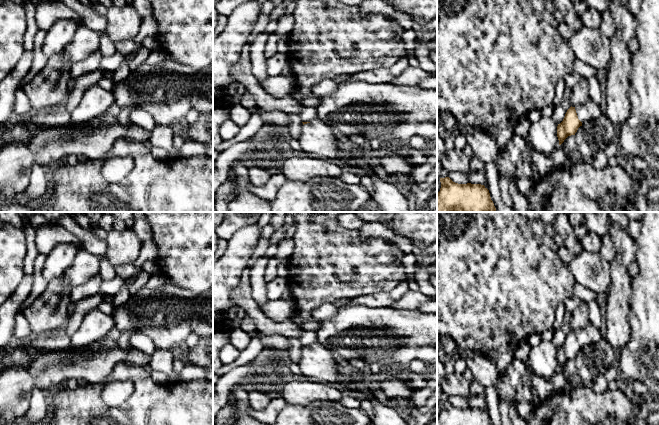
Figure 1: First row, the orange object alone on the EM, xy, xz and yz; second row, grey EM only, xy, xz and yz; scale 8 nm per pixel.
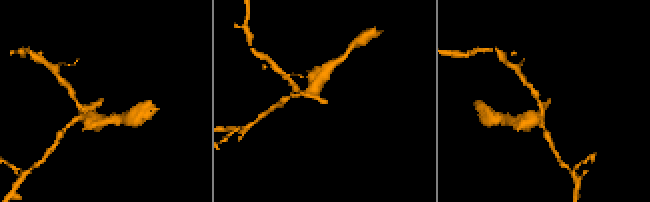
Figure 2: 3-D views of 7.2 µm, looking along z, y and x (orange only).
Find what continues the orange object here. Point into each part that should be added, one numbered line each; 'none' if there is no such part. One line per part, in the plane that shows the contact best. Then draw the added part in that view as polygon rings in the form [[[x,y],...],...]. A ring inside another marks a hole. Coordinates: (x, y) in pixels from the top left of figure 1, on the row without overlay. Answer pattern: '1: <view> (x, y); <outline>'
1: yz (589, 334); [[[590,322],[583,328],[575,331],[578,343],[584,347],[591,343],[596,343],[601,338],[600,330],[595,328]]]

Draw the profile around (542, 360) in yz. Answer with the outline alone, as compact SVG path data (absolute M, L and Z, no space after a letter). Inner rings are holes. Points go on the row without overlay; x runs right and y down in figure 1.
M541 341L537 346L531 347L524 361L527 373L550 380L559 370L557 350L558 348L551 341Z

